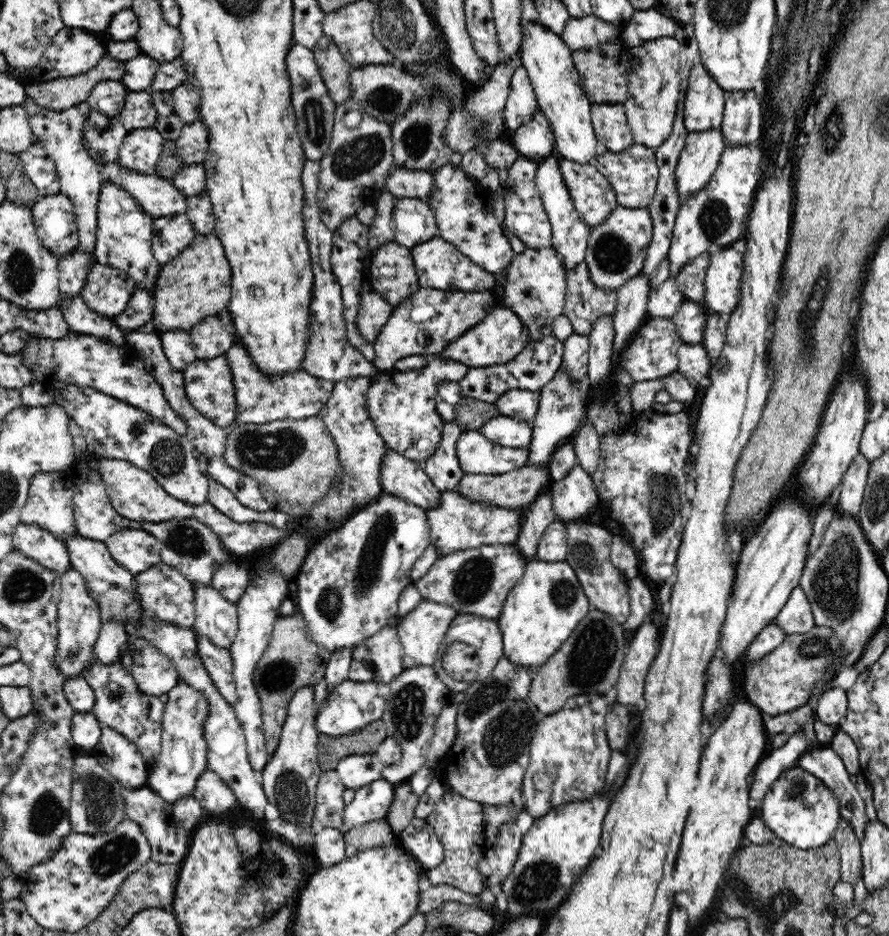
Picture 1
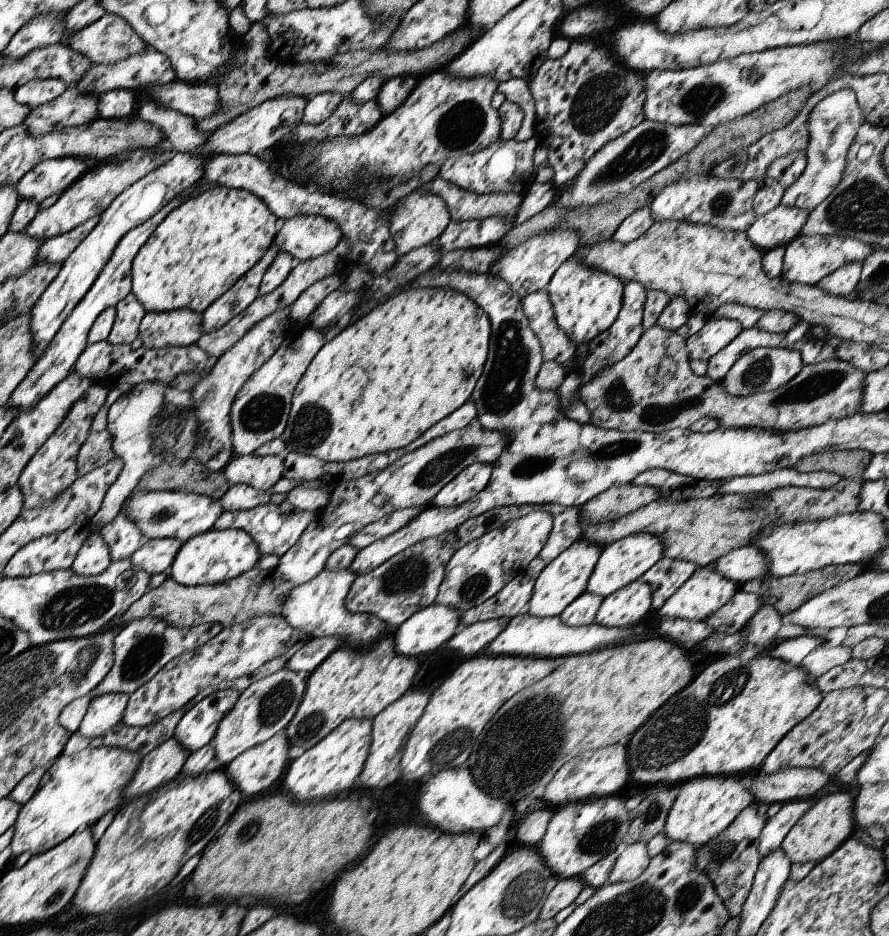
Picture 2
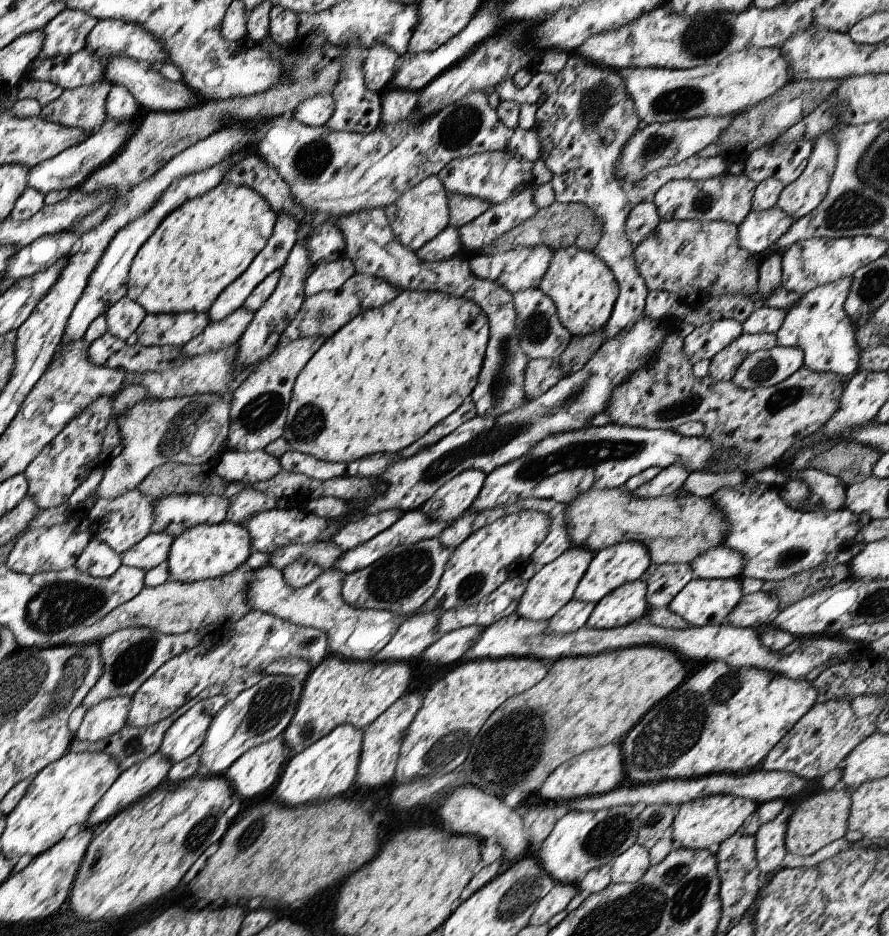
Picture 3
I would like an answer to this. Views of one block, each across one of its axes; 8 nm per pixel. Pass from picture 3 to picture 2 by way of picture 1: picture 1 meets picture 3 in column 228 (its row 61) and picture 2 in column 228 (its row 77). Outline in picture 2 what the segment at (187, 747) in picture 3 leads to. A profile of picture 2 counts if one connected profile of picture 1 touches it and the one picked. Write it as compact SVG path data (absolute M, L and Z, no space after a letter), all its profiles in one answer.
M224 689L200 700L182 716L173 738L190 753L211 743L220 721L238 702L240 693L238 690Z

